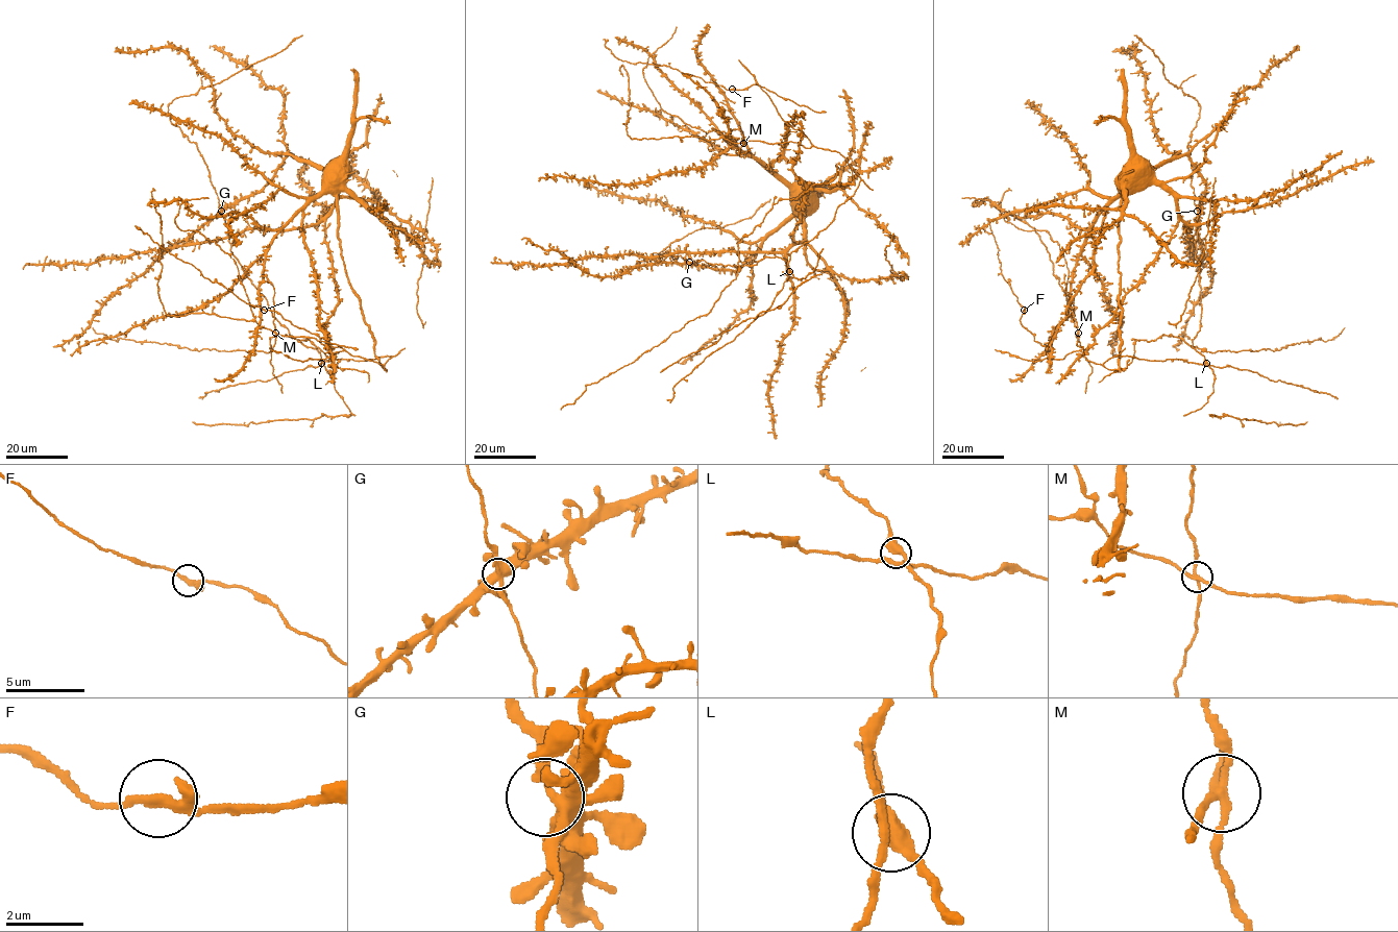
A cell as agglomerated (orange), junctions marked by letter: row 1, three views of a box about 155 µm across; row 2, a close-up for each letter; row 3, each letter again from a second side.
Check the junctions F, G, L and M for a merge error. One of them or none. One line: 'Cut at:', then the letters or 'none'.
Cut at: M

